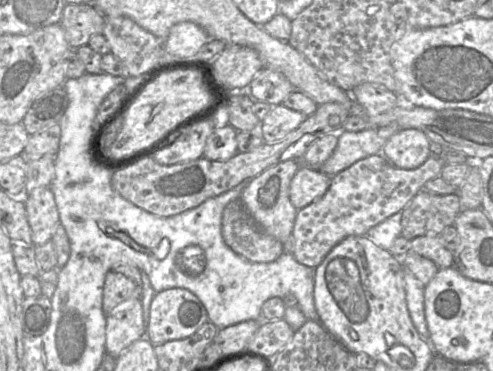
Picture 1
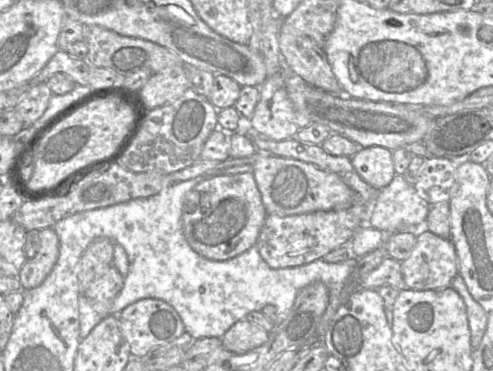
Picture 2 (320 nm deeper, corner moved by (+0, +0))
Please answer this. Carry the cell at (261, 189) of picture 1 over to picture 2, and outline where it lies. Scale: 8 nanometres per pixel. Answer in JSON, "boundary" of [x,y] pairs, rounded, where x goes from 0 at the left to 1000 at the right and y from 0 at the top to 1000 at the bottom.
{"boundary":[[[513,464],[438,474],[400,496],[375,523],[369,620],[398,682],[426,701],[452,704],[519,658],[542,580]]]}

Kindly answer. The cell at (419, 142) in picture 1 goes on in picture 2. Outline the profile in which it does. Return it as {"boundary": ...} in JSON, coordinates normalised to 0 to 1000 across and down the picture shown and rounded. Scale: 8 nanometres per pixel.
{"boundary":[[[773,394],[736,396],[710,426],[726,472],[767,512],[783,504],[803,472],[791,402]]]}

